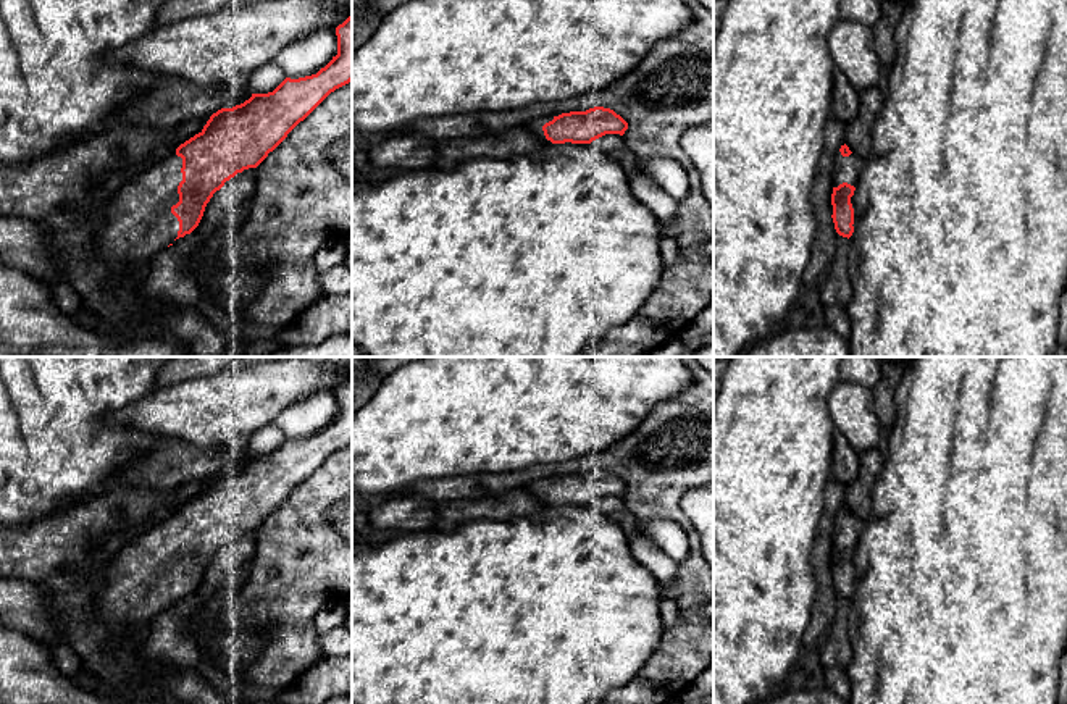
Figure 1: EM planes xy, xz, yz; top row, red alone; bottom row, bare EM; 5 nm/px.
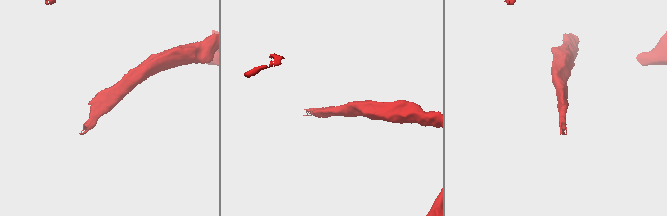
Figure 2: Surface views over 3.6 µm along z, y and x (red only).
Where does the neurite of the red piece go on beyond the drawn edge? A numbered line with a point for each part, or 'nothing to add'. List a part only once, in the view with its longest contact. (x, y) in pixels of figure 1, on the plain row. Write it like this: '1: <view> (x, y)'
1: xy (138, 585)

